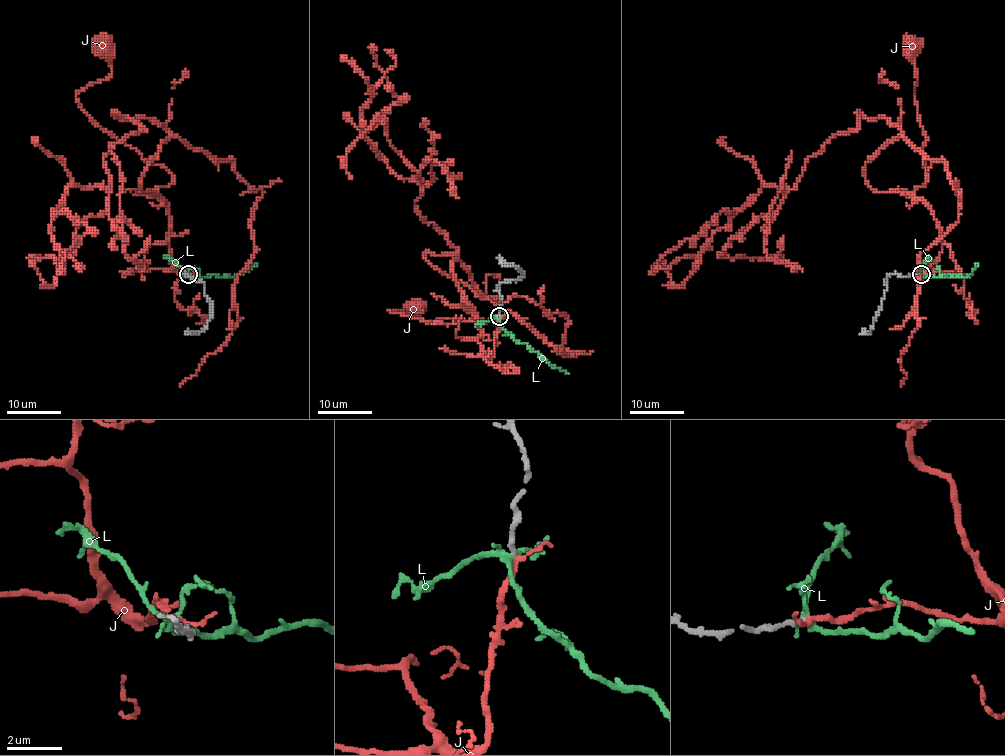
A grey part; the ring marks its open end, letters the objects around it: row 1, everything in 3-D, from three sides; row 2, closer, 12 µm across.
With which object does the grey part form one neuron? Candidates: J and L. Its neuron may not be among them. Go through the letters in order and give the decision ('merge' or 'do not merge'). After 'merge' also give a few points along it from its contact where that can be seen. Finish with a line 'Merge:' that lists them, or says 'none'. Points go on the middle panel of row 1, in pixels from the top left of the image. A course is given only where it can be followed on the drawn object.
J: merge | via (499, 316), (489, 356), (467, 306), (485, 321), (427, 323), (388, 310), (422, 310), (412, 305)
L: do not merge
Merge: J

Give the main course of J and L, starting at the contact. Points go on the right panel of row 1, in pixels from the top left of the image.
J: (920, 273), (960, 270), (933, 212), (911, 194), (926, 181), (922, 147), (927, 139), (915, 101), (910, 47)
L: (920, 273), (945, 277), (948, 275), (966, 276), (977, 264)

